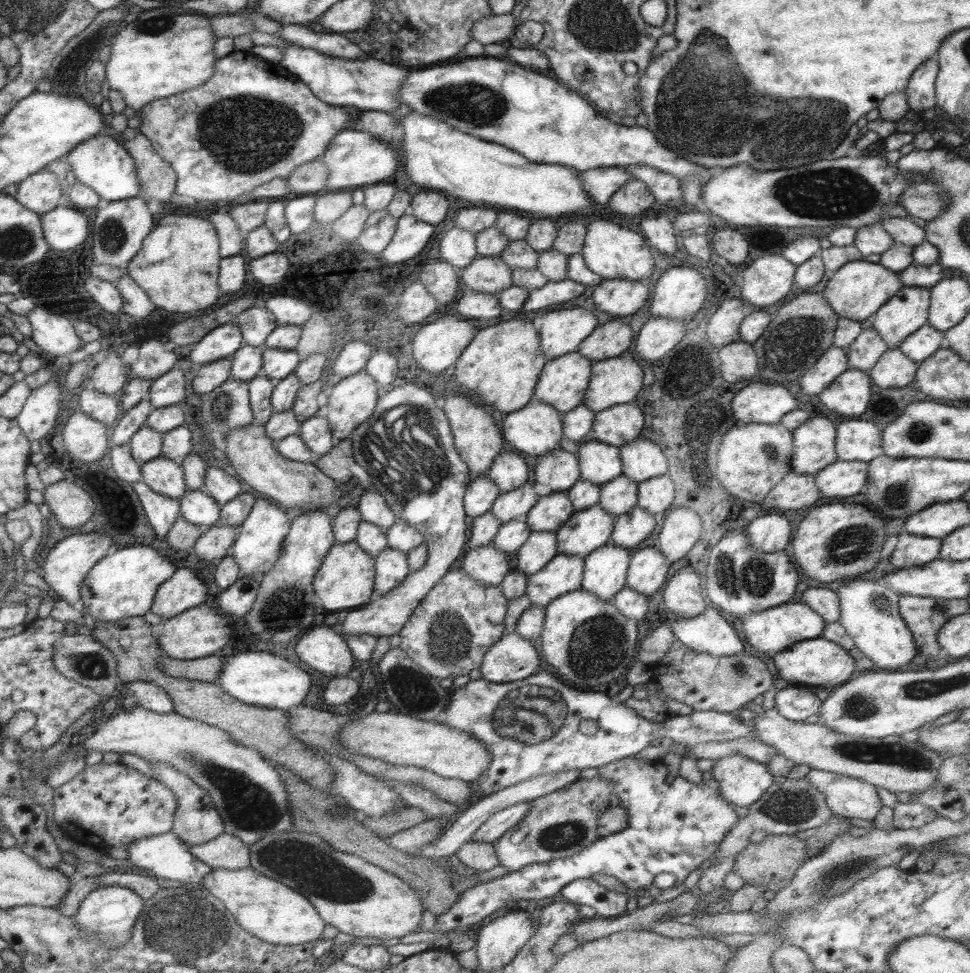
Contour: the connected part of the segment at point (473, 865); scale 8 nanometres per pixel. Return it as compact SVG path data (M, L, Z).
M468 841L457 852L458 858L466 864L470 872L486 872L496 868L501 862L497 857L494 844Z

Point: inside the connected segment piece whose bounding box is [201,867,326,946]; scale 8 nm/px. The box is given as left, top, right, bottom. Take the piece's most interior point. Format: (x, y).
(264, 907)

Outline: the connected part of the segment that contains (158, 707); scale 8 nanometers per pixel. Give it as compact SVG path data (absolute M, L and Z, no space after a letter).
M131 681L119 686L121 695L127 693L134 694L138 698L137 706L149 709L151 712L158 714L172 714L174 711L174 703L164 689L158 685L143 681Z

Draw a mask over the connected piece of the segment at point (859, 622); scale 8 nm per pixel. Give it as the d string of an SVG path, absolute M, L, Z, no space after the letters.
M854 580L838 590L839 623L852 637L855 647L874 661L878 668L911 668L911 660L920 655L908 625L899 611L899 594L882 581Z

